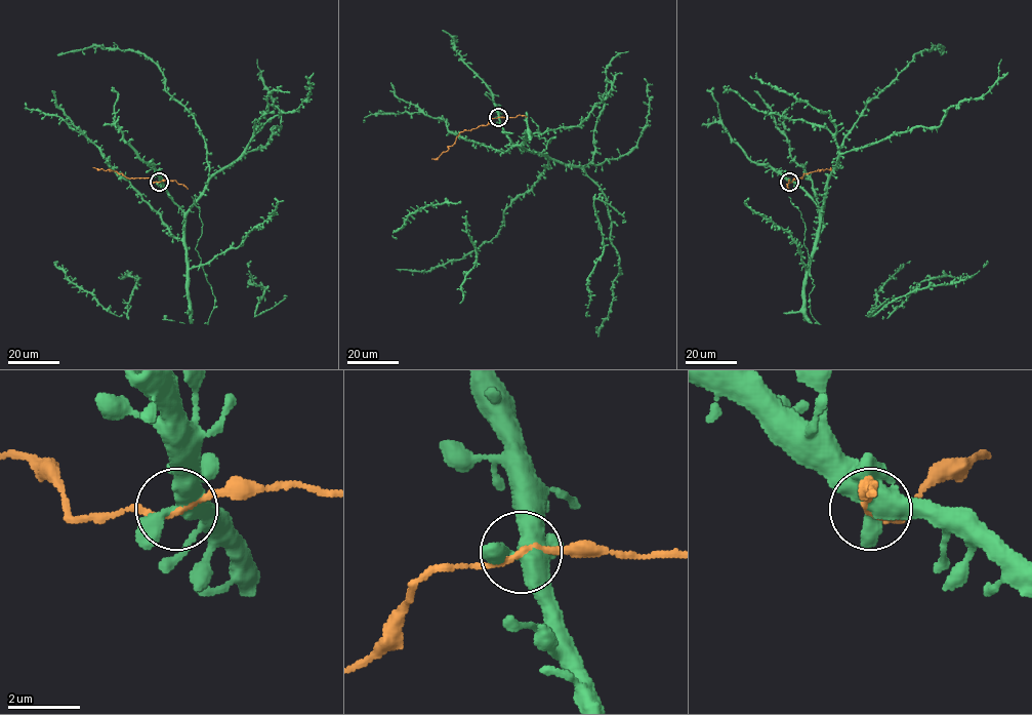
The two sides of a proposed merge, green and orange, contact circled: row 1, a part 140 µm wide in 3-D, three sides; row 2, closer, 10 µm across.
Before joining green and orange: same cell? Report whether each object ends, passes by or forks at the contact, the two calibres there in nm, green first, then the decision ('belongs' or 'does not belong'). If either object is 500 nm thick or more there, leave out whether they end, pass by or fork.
green forks there; orange passes by; 440 nm thick on the green side, 140 nm on the other; belongs

